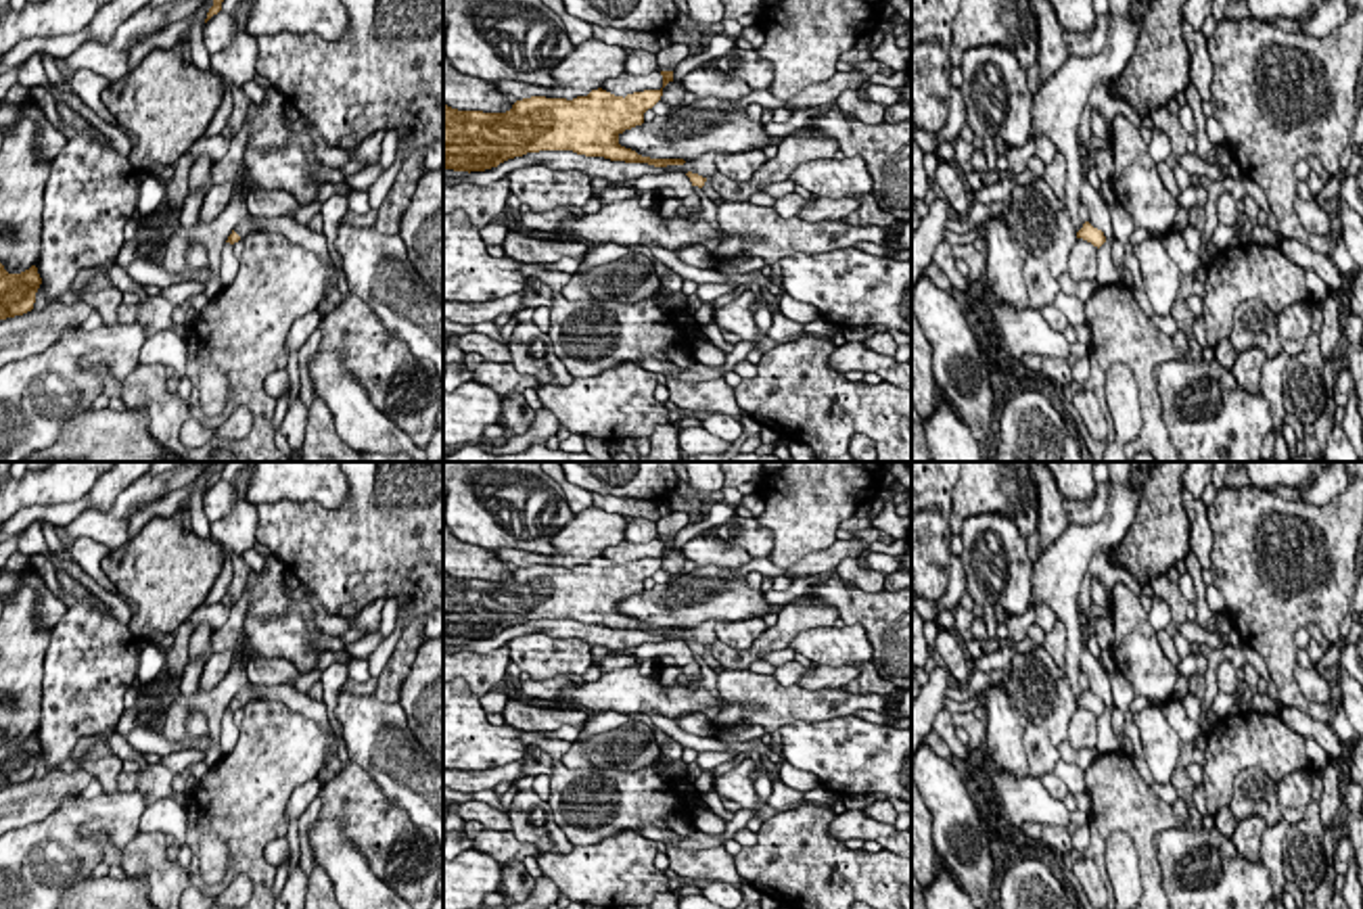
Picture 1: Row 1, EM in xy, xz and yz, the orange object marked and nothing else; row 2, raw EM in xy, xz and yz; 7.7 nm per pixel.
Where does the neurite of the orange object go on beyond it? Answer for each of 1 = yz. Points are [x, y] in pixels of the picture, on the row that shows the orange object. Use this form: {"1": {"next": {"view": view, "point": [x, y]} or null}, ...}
{"1": {"next": null}}

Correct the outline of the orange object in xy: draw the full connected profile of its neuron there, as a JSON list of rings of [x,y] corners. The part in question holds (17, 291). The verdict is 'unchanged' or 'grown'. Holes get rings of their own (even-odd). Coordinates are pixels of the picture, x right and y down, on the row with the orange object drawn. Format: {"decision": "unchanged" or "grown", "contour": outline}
{"decision": "unchanged", "contour": [[[0,263],[0,320],[31,311],[40,284],[36,265],[21,274],[8,274]]]}

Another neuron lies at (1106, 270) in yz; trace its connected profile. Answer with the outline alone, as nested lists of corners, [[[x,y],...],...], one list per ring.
[[[1106,240],[1098,249],[1098,284],[1114,284],[1121,280],[1121,274],[1112,261],[1112,240]]]

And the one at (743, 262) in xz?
[[[738,253],[736,257],[717,257],[717,272],[721,274],[750,274],[765,265],[763,257]]]

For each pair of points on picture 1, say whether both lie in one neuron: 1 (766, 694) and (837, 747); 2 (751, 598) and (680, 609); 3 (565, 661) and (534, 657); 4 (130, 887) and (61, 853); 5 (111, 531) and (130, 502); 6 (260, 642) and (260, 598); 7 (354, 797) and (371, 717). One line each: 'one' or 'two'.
1: two
2: one
3: one
4: two
5: one
6: two
7: two

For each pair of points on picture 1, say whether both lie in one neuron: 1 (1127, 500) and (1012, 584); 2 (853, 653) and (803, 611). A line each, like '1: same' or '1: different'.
1: different
2: different

